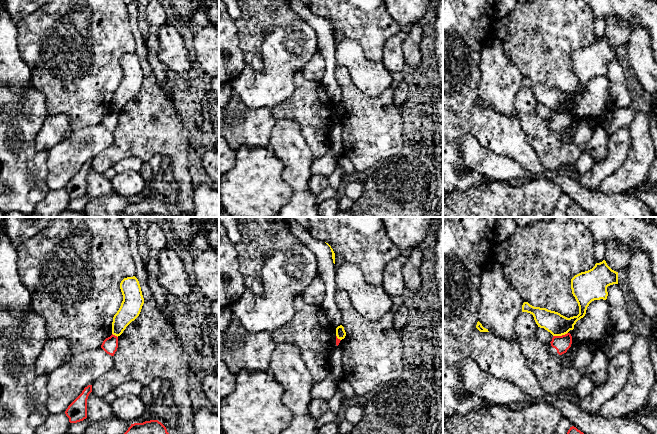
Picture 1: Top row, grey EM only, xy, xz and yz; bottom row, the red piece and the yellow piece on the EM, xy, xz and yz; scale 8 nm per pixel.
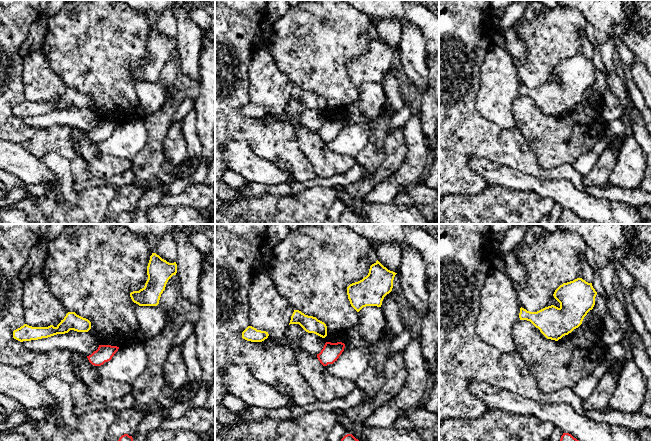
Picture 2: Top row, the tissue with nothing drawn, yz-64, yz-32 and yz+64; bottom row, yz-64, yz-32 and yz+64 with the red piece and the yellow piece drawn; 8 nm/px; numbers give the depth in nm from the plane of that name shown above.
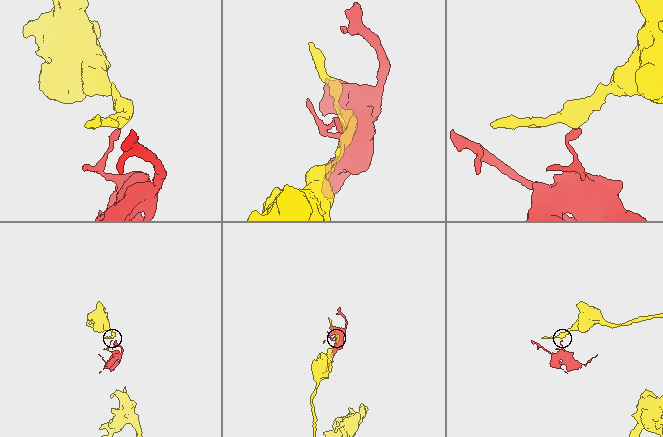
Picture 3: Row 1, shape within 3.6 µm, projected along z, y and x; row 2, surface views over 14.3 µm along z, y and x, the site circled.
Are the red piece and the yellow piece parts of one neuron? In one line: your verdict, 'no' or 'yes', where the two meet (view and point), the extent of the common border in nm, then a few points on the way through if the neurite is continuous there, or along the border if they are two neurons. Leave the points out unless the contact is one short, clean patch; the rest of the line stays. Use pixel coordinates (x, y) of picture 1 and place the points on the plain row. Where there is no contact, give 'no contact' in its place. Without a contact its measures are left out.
no; meets red in yz at (560, 112); contact 120 nm long; border along yz (567, 108), (553, 112)

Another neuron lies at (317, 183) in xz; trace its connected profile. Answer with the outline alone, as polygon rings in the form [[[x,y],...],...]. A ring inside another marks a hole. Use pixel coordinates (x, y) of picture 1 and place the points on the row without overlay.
[[[312,175],[308,186],[315,196],[321,193],[325,188],[329,187],[328,177],[322,175]]]

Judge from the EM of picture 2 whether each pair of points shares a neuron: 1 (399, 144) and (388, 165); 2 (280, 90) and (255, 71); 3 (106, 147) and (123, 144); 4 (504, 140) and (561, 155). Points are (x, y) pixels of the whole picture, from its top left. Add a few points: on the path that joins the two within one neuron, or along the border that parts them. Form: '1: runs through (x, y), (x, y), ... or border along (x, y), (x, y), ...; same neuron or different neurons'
1: runs through (395, 149), (393, 160); same neuron
2: runs through (274, 88), (261, 75); same neuron
3: runs through (110, 146), (119, 144); same neuron
4: border along (517, 129), (542, 167); different neurons

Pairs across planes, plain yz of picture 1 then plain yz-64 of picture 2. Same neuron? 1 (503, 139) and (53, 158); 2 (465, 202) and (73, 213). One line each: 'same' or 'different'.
1: different
2: same

